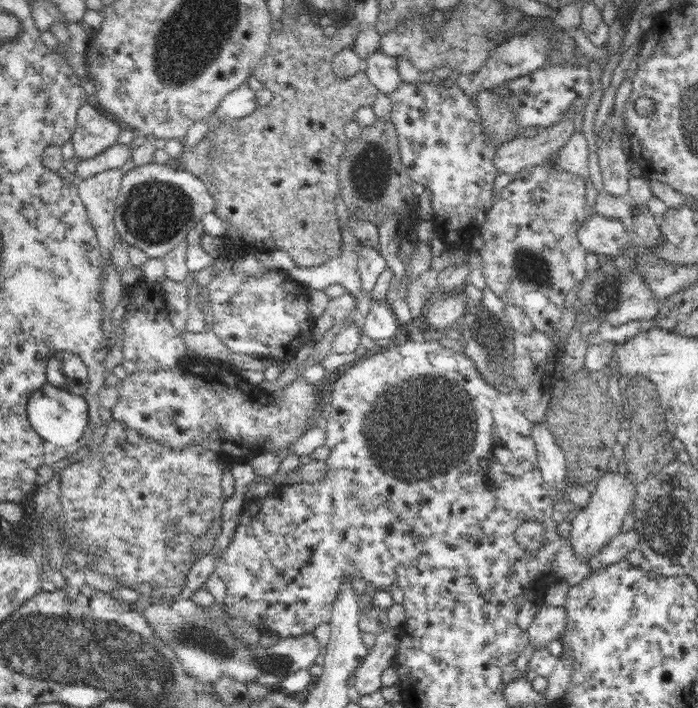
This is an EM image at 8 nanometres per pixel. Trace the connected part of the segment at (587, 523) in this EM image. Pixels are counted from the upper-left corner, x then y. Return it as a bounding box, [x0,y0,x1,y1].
[569,471,636,564]

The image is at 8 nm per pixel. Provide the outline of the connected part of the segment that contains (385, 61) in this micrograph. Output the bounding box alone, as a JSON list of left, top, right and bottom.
[363,51,403,96]

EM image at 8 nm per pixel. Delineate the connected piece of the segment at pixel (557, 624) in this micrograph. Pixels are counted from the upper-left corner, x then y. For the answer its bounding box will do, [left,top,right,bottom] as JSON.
[526,604,566,648]

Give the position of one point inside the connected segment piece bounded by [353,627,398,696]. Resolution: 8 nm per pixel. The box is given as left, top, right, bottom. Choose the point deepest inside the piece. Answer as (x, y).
(367, 676)

